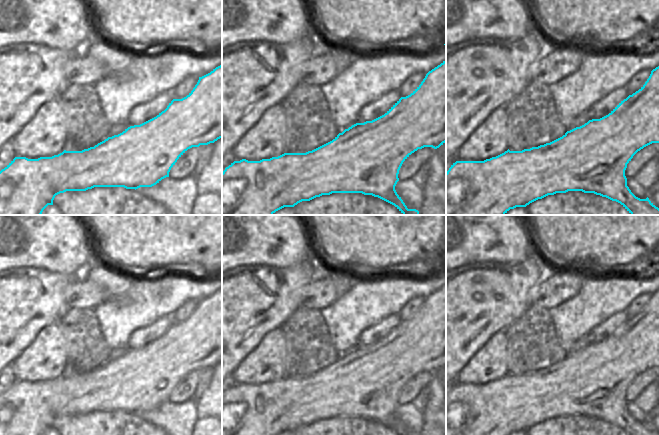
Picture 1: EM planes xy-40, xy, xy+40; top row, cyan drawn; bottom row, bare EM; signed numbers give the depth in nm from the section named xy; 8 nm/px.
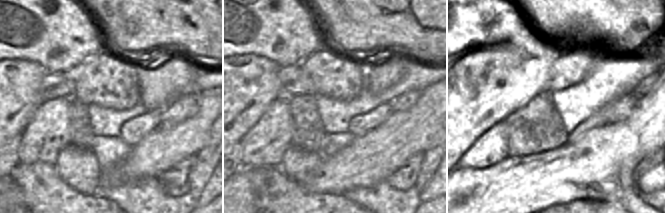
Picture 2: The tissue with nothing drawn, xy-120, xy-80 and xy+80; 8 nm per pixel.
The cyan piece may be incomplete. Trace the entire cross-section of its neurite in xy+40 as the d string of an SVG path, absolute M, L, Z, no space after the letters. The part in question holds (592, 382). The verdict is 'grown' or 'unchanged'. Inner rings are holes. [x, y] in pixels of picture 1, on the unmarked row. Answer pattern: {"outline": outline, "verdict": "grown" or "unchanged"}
{"outline": "M659 290L645 308L621 325L608 339L592 343L567 355L562 361L538 371L510 375L484 385L456 385L446 396L446 435L509 435L556 417L582 415L620 427L627 435L659 435L647 421L636 421L627 410L625 394L633 380L644 371L659 367Z", "verdict": "unchanged"}

